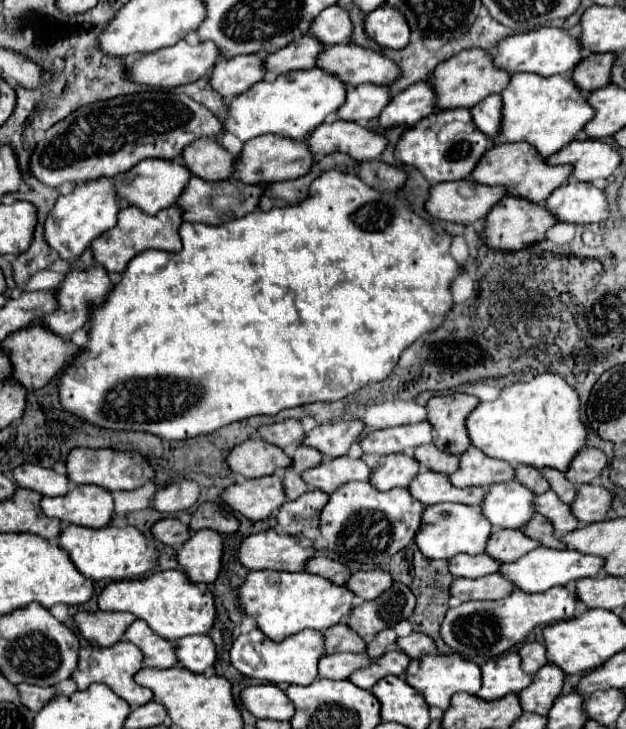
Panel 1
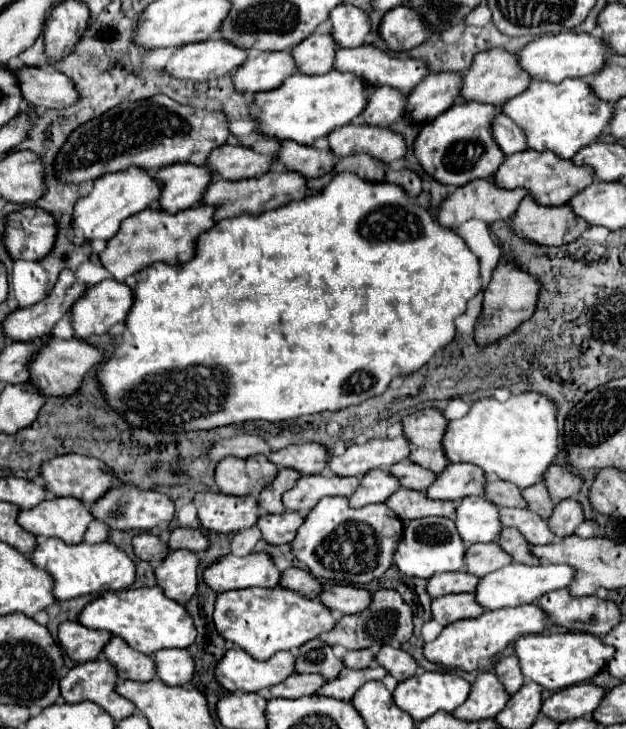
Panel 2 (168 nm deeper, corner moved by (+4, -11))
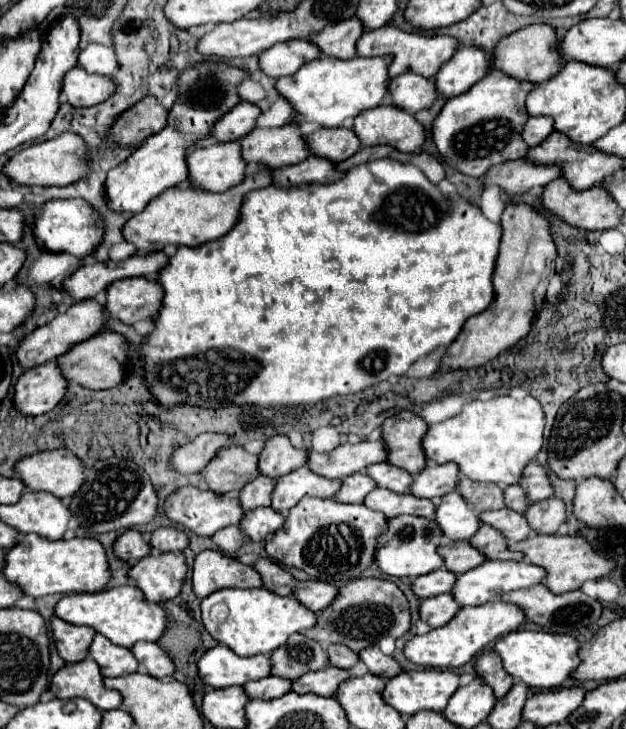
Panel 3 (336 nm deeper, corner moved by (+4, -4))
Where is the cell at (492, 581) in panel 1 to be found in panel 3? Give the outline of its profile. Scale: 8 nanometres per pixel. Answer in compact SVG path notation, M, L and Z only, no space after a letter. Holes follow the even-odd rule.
M452 593L444 595L434 595L422 601L420 605L420 617L430 625L430 627L442 627L446 625L462 607L456 603Z

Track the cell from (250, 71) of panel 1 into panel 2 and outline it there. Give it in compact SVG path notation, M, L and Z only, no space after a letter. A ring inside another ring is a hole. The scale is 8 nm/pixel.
M256 52L234 72L234 86L242 94L274 90L296 70L290 52Z

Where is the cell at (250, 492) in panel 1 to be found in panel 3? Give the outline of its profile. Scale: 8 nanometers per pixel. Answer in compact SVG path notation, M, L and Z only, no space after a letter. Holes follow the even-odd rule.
M180 487L176 489L164 503L164 513L184 525L186 529L198 533L198 535L204 535L204 537L212 537L216 531L228 527L228 525L238 525L244 517L244 509L238 501L238 495L236 493L228 493L228 495L218 495L218 493L212 493L210 489L202 491L198 487Z

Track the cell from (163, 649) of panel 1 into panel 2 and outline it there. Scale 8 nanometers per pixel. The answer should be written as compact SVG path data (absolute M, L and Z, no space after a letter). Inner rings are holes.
M112 638L102 654L106 656L106 660L110 664L114 664L116 672L128 680L136 680L136 682L148 682L156 676L156 664L150 656L140 654L136 650L132 650L124 640Z

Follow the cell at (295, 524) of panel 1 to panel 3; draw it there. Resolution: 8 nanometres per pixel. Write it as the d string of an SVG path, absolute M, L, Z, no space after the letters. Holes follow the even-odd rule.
M258 507L254 511L246 511L246 517L240 521L240 527L252 541L264 541L270 535L274 535L282 525L286 517L272 507Z

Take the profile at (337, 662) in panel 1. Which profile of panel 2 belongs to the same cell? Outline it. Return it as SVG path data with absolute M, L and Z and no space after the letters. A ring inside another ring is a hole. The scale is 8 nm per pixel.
M294 674L282 680L282 684L276 684L274 688L268 688L270 698L302 698L314 694L326 680L316 674Z

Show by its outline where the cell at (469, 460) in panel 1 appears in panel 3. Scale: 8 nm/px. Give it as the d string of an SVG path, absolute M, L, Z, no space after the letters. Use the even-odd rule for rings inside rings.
M430 463L416 479L410 491L418 497L426 499L438 499L446 493L452 493L460 481L460 469L454 463L446 465L434 465Z

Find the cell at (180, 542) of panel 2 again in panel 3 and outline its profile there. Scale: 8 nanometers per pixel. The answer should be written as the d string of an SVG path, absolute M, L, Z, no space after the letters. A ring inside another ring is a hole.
M160 527L152 533L150 545L156 551L172 551L172 553L182 553L188 547L188 537L182 529L178 527Z

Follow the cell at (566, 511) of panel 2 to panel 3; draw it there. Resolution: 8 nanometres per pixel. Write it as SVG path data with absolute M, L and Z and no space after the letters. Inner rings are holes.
M550 497L532 503L524 515L536 533L556 533L558 527L566 521L566 505L558 497Z

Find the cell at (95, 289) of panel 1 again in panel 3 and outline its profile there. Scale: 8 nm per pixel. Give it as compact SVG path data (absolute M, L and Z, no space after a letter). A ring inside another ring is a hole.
M130 277L114 281L106 289L104 311L126 325L140 319L152 319L160 309L162 287L156 281L146 281L144 277Z

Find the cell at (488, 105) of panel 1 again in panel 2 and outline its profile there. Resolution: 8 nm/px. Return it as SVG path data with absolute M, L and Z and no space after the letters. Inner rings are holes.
M500 114L500 116L494 118L492 132L494 132L494 138L496 138L498 146L502 148L502 152L506 156L516 154L516 152L522 152L522 150L528 148L526 134L506 114Z

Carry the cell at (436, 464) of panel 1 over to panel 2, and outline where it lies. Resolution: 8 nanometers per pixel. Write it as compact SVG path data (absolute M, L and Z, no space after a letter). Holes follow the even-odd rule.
M404 460L404 462L390 466L388 472L398 478L402 488L410 488L410 490L418 490L418 492L426 492L426 488L436 480L434 472L420 468L418 464L414 464L410 460Z

